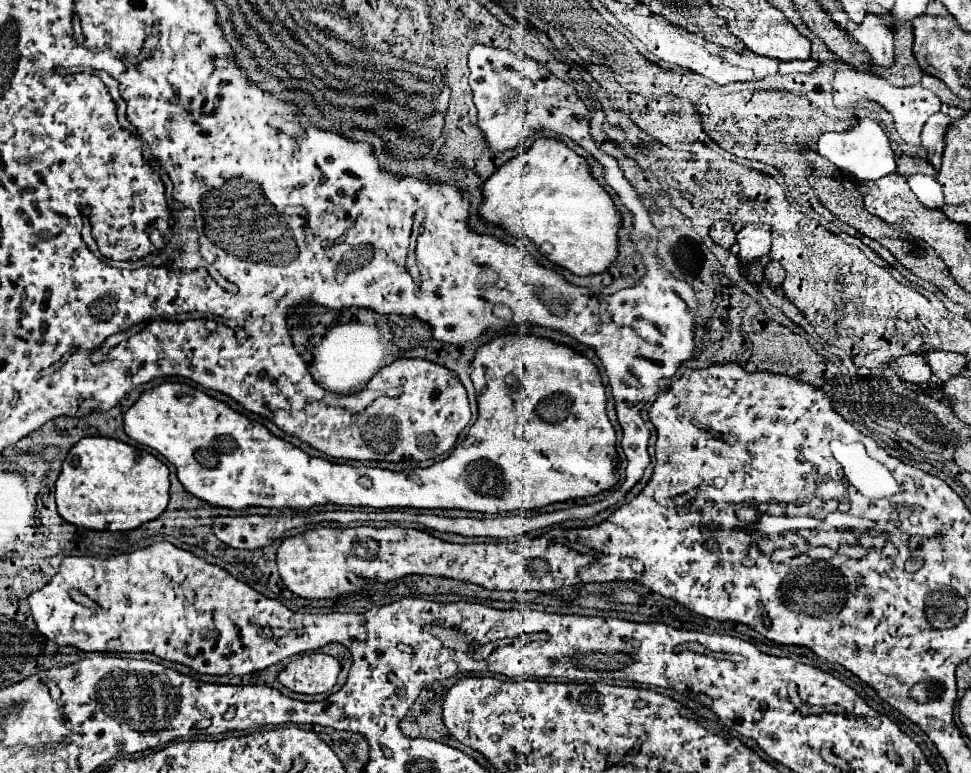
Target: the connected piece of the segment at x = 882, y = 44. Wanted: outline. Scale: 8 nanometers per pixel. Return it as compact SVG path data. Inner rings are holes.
M865 15L863 23L847 21L847 31L867 47L873 61L881 67L893 65L893 33L879 15Z

